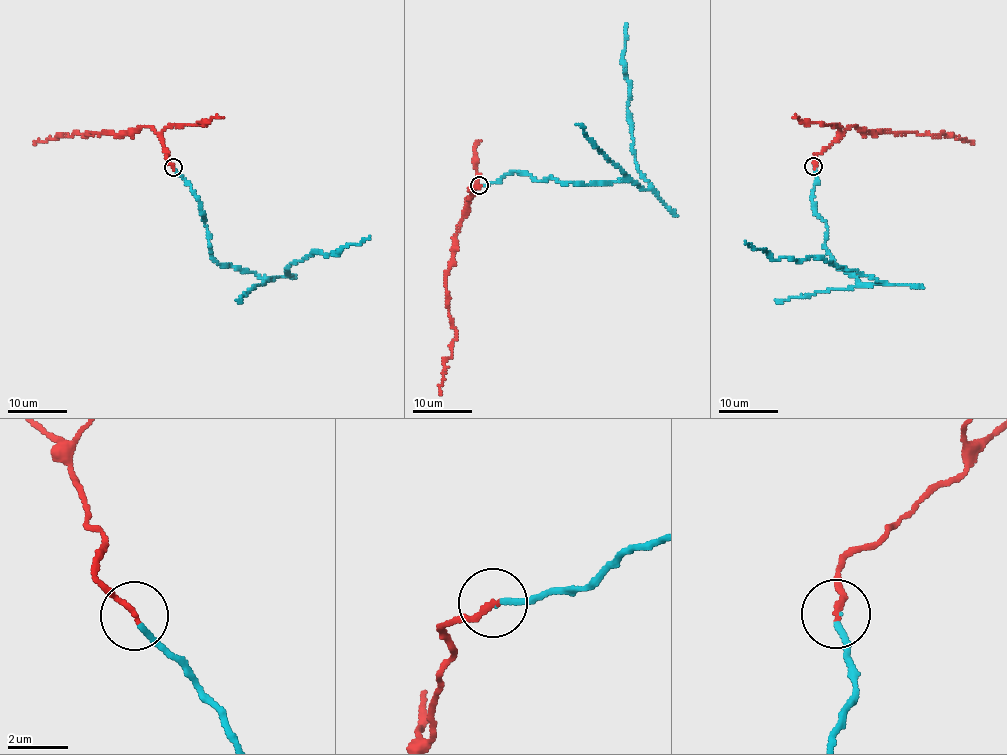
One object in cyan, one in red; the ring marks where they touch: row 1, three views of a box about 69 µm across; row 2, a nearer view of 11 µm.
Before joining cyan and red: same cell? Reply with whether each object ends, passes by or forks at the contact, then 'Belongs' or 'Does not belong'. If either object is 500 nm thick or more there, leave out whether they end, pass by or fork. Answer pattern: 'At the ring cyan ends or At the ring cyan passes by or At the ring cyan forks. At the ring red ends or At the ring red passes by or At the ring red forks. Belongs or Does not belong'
At the ring cyan ends. At the ring red ends. Does not belong

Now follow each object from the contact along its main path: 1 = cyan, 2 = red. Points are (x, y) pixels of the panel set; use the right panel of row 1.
1: (815, 166), (814, 212), (827, 228), (827, 253), (858, 282), (884, 284), (813, 257), (774, 259), (745, 242)
2: (813, 166), (816, 155), (849, 126), (876, 134), (941, 133), (974, 143)

